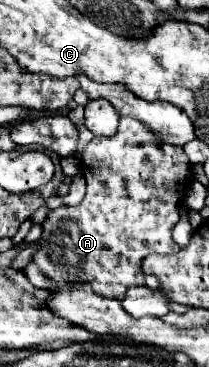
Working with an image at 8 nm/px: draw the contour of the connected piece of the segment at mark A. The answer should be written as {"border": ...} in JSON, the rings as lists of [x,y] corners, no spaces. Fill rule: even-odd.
{"border":[[[121,117],[117,135],[109,139],[93,137],[79,167],[87,181],[83,201],[77,207],[49,211],[41,223],[43,233],[37,251],[23,273],[37,289],[53,291],[57,285],[63,289],[87,283],[97,295],[123,299],[129,287],[145,285],[141,263],[147,255],[169,255],[181,249],[171,239],[183,201],[175,195],[181,195],[187,187],[191,161],[183,147],[169,147],[137,119]]]}

